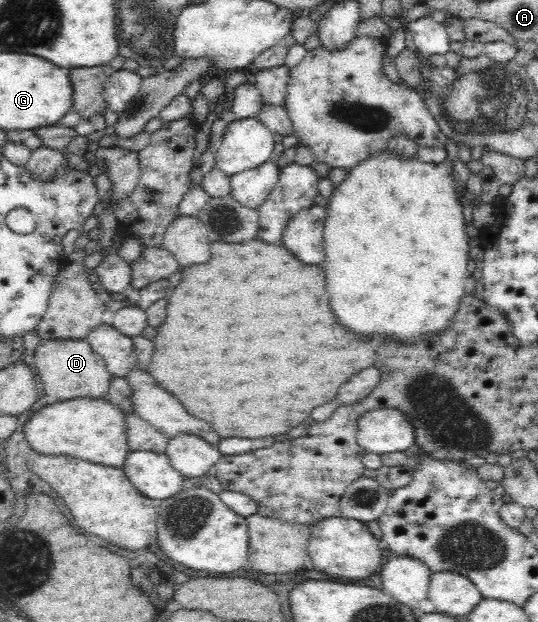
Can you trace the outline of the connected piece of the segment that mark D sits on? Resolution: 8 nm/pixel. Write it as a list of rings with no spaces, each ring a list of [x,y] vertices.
[[[54,340],[42,342],[35,350],[34,372],[44,385],[48,403],[78,398],[108,399],[108,388],[113,375],[107,370],[104,359],[84,340]]]

